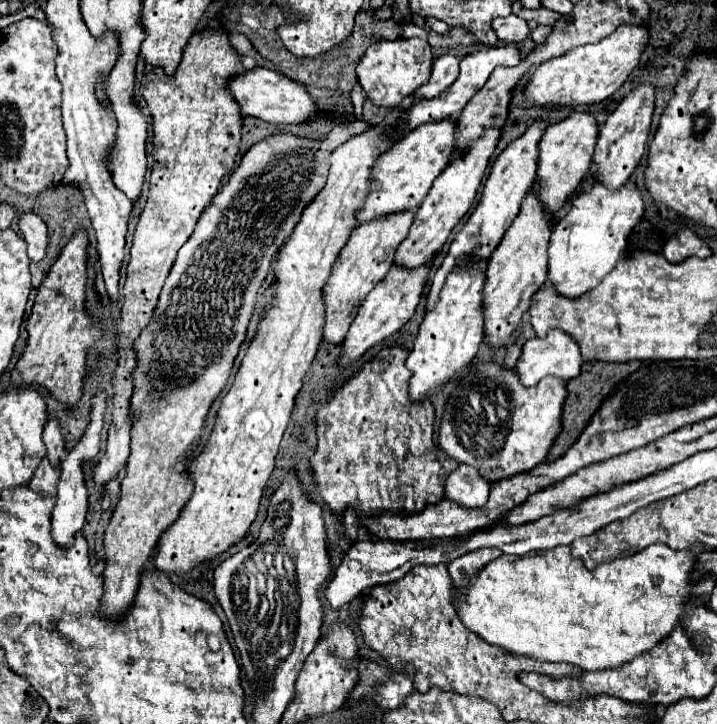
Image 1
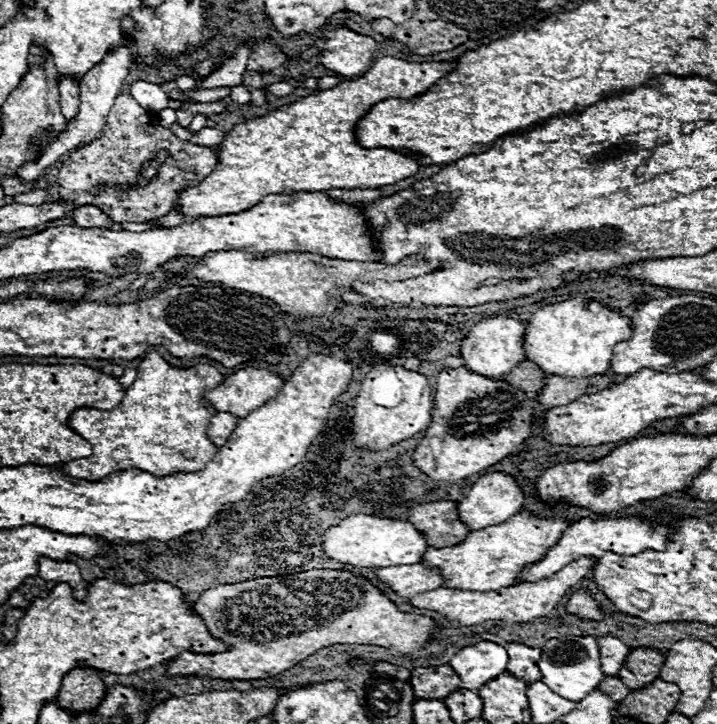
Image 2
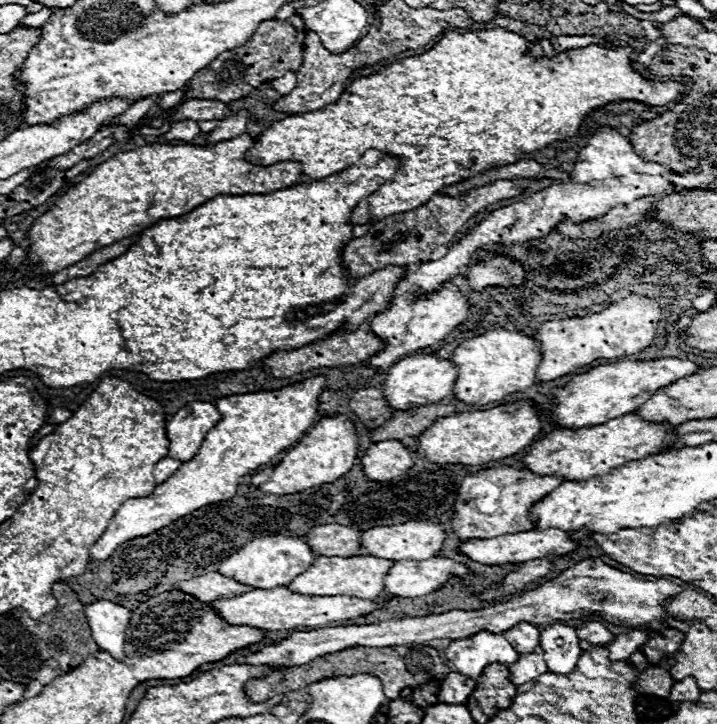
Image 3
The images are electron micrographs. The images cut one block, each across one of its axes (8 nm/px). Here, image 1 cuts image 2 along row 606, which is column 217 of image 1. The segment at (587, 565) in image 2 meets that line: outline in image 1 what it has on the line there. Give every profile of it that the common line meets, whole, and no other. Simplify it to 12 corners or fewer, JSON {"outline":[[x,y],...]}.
{"outline":[[408,112],[330,154],[190,462],[156,570],[240,542],[322,340],[322,288]]}

